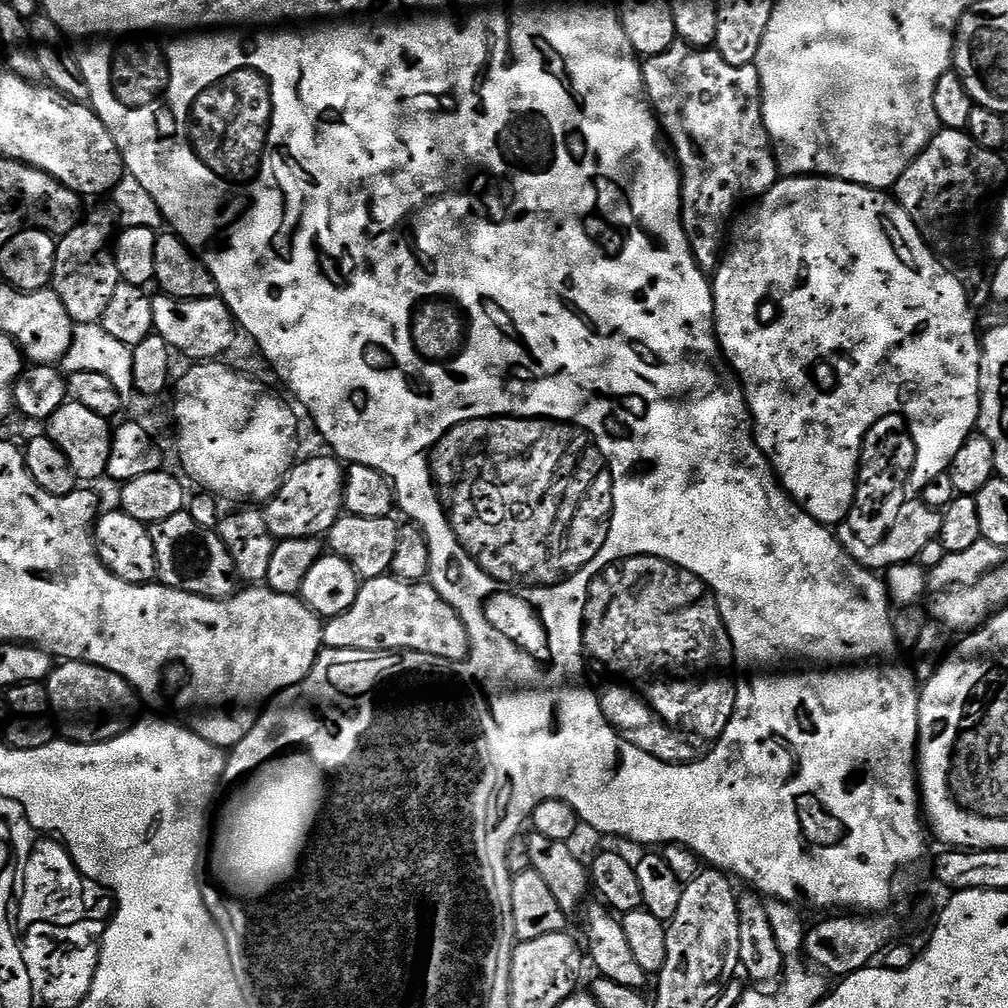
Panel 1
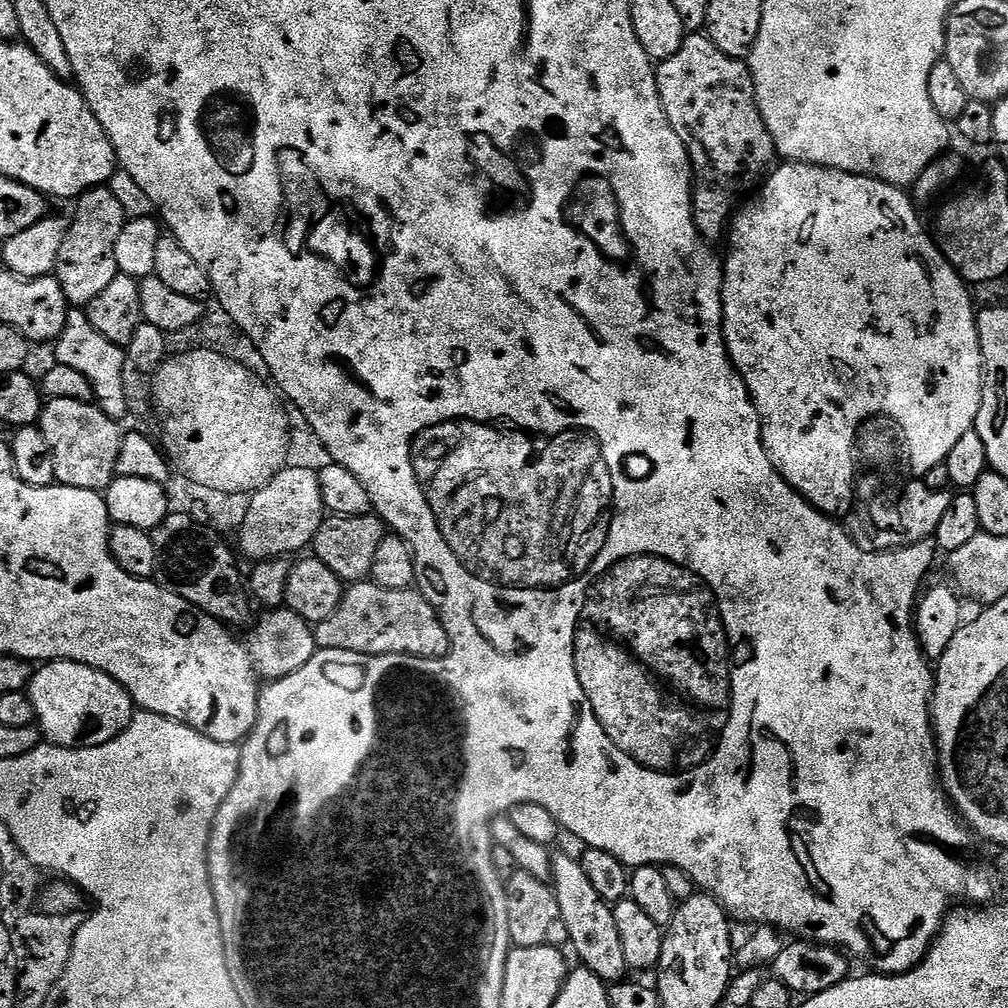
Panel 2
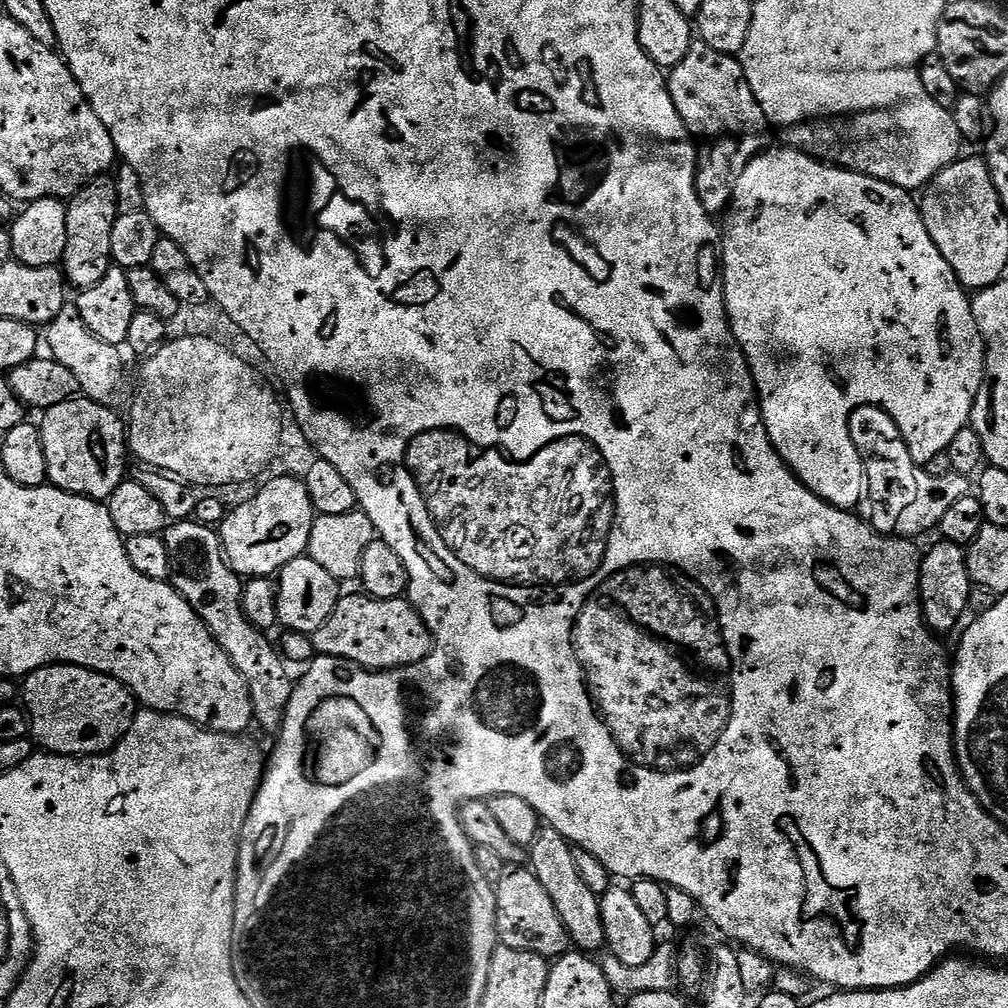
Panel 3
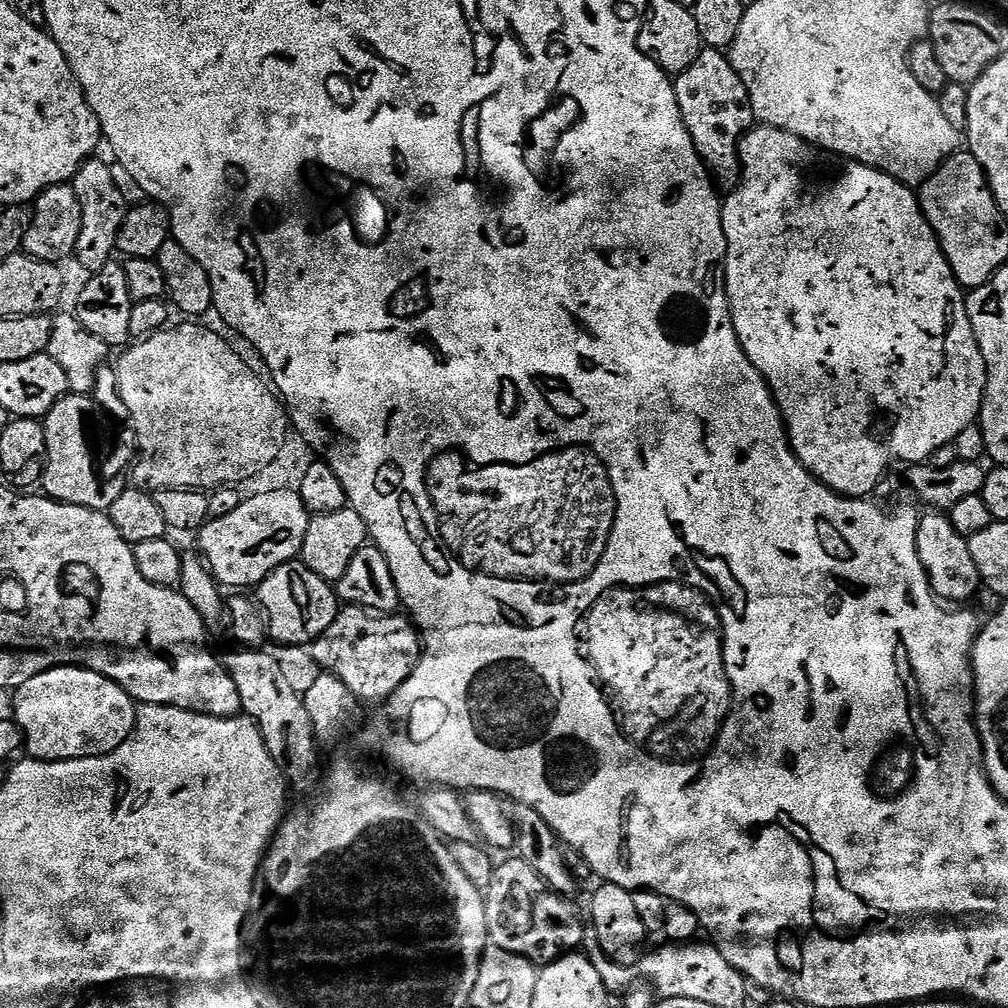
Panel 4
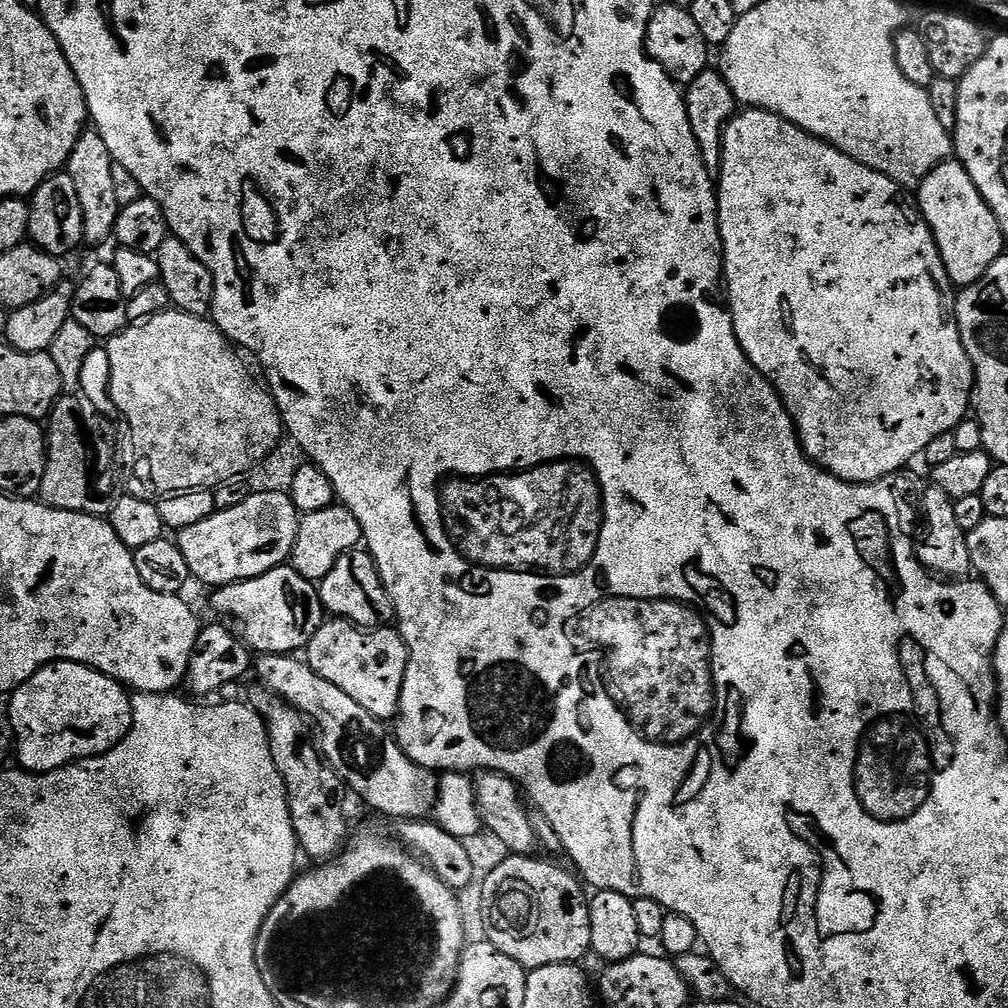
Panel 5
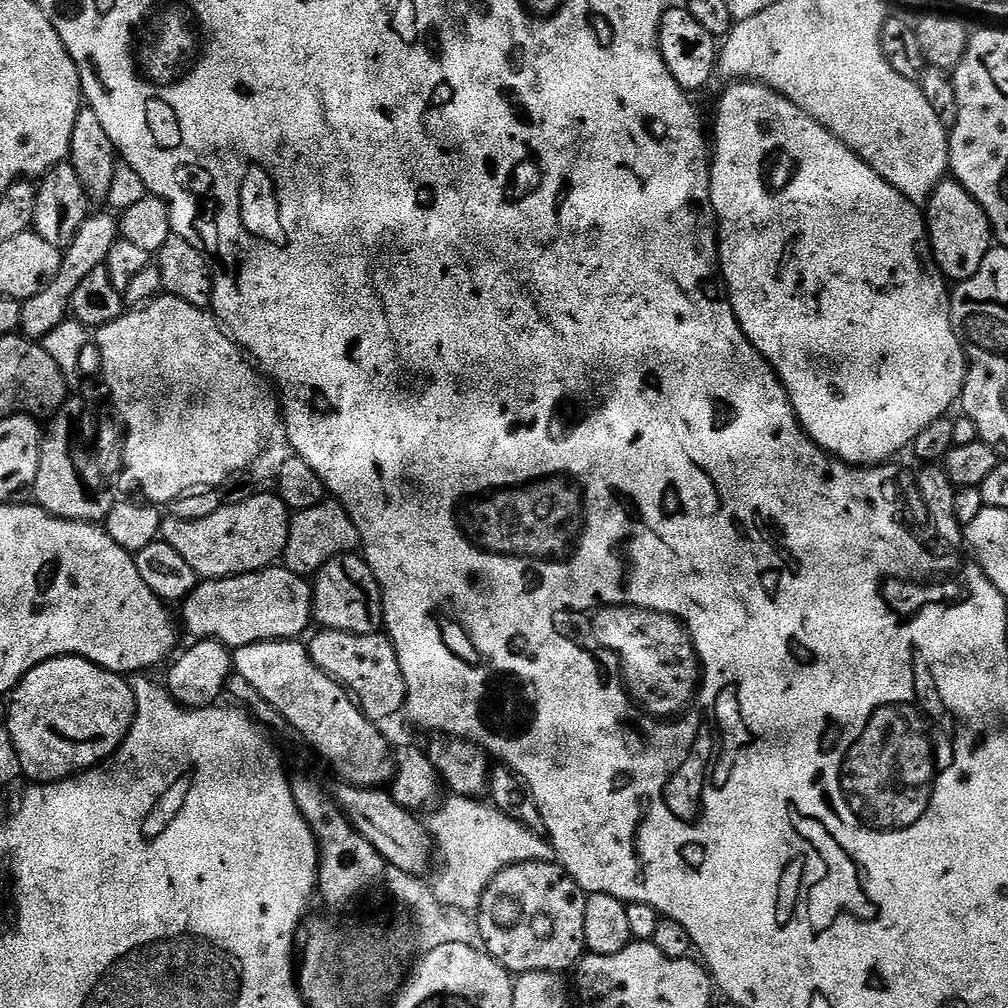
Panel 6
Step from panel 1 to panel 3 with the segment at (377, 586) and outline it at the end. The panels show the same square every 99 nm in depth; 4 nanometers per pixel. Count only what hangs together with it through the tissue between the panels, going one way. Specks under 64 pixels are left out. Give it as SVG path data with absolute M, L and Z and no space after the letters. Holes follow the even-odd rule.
M367 594L360 596L341 595L340 601L334 606L334 614L318 630L311 633L313 649L319 655L333 656L335 660L349 660L360 668L374 672L389 672L392 668L405 668L407 664L422 662L431 654L434 647L432 632L428 623L420 617L418 610L407 598L398 600L379 600Z

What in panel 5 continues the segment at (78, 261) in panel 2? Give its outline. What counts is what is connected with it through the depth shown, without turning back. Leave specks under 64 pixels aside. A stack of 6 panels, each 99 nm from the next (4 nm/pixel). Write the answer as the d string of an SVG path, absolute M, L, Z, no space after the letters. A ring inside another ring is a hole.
M86 130L78 138L74 150L66 165L68 177L74 182L74 190L78 190L78 202L82 202L84 215L84 238L90 245L100 244L116 231L118 214L122 207L121 189L118 185L117 165L110 150L106 150L106 142L102 142L102 134L95 130Z

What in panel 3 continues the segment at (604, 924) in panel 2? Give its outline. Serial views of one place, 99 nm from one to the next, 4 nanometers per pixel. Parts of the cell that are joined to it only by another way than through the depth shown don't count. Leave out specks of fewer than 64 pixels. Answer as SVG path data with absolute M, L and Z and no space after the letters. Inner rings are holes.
M541 827L530 849L530 871L536 875L538 882L542 882L542 890L550 894L550 902L554 902L558 918L562 918L562 926L566 926L569 941L585 954L596 954L599 948L605 947L606 938L606 930L602 926L600 896L586 886L574 862L572 849L573 845L562 834L558 834L558 830Z

